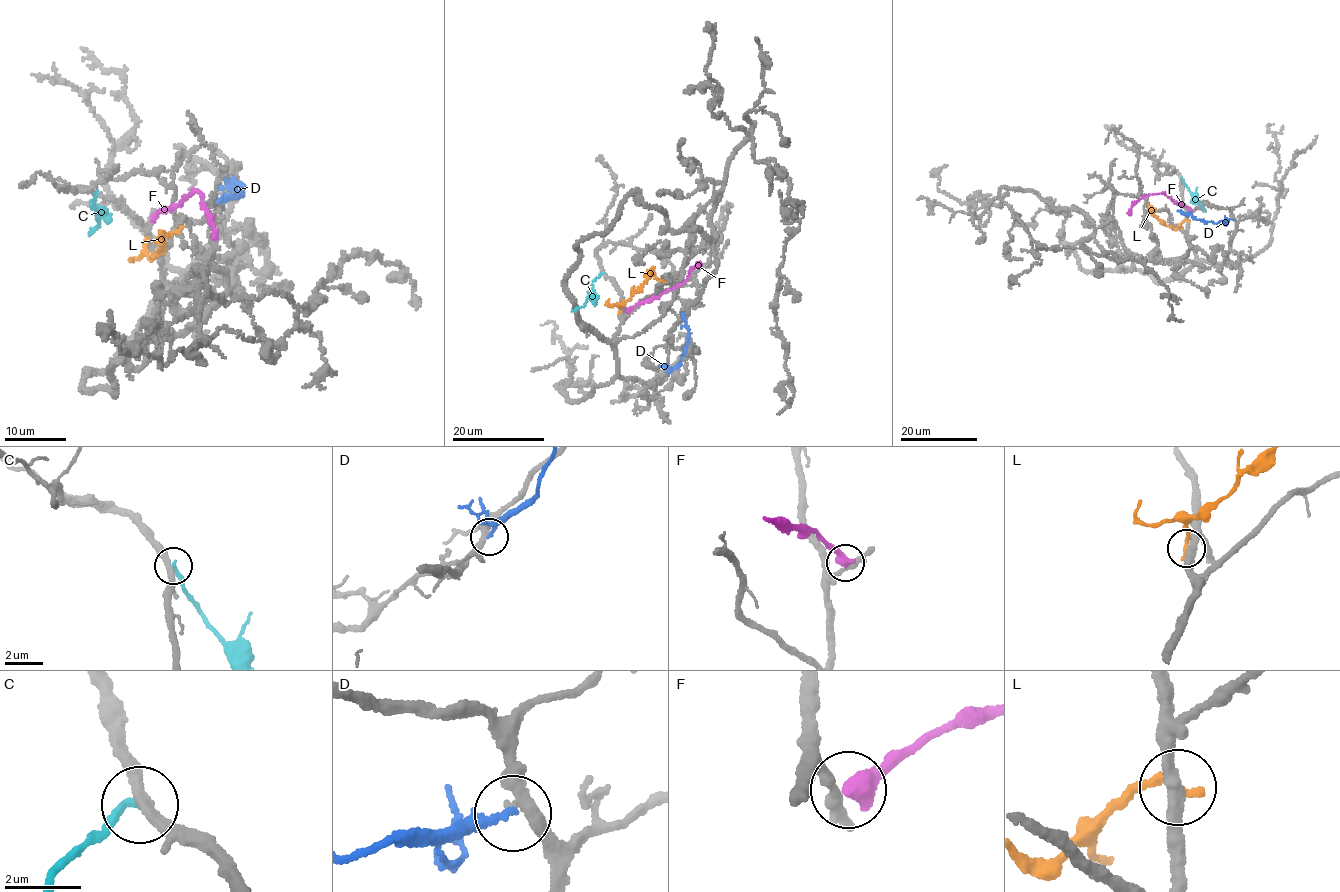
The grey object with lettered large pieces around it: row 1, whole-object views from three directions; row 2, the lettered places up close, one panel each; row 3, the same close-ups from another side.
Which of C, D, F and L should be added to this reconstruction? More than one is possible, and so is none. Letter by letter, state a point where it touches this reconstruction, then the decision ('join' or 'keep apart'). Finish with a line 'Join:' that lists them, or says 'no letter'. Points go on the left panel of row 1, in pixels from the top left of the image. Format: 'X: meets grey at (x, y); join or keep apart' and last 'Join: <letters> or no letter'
C: meets grey at (97, 193); keep apart
D: meets grey at (232, 176); keep apart
F: meets grey at (152, 219); keep apart
L: meets grey at (147, 238); keep apart
Join: no letter

